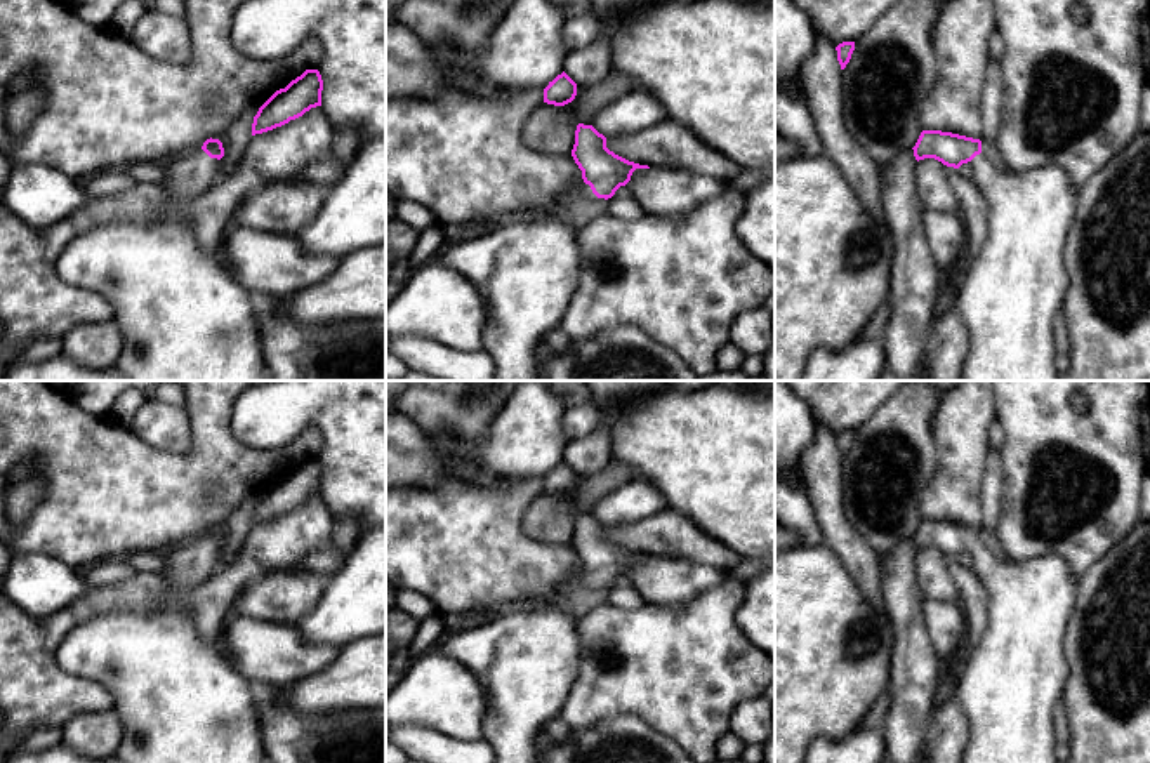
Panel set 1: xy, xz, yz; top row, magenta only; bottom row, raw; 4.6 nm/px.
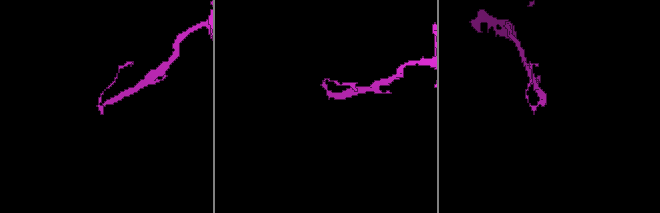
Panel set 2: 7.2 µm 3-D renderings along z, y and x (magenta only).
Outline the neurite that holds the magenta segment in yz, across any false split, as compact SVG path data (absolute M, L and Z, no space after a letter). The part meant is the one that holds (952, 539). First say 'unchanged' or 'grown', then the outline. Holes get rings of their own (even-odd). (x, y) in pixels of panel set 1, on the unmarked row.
grown; M922 520L912 539L917 551L935 547L954 558L969 553L971 568L987 591L987 627L957 678L955 699L969 721L969 740L962 763L1058 763L1053 711L1063 699L1068 678L1065 640L1079 586L1072 567L1056 554L1021 563L1001 560L981 542L980 528L952 521Z

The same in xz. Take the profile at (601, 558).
grown; M578 513L572 546L582 560L584 574L568 589L549 601L509 608L490 622L445 636L436 648L464 664L481 683L488 699L485 739L493 746L497 763L539 763L542 727L559 718L582 662L578 641L578 596L589 596L598 587L611 587L631 570L636 558L650 558L629 551L606 537L606 527L592 514Z

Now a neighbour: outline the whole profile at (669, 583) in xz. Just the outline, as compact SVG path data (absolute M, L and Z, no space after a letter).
M636 558L625 574L648 605L676 608L721 584L726 570L679 558Z

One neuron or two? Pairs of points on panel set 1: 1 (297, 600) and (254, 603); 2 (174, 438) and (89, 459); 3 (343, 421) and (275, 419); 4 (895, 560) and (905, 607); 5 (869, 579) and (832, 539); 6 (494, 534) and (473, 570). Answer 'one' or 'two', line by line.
1: one
2: two
3: one
4: one
5: one
6: one

